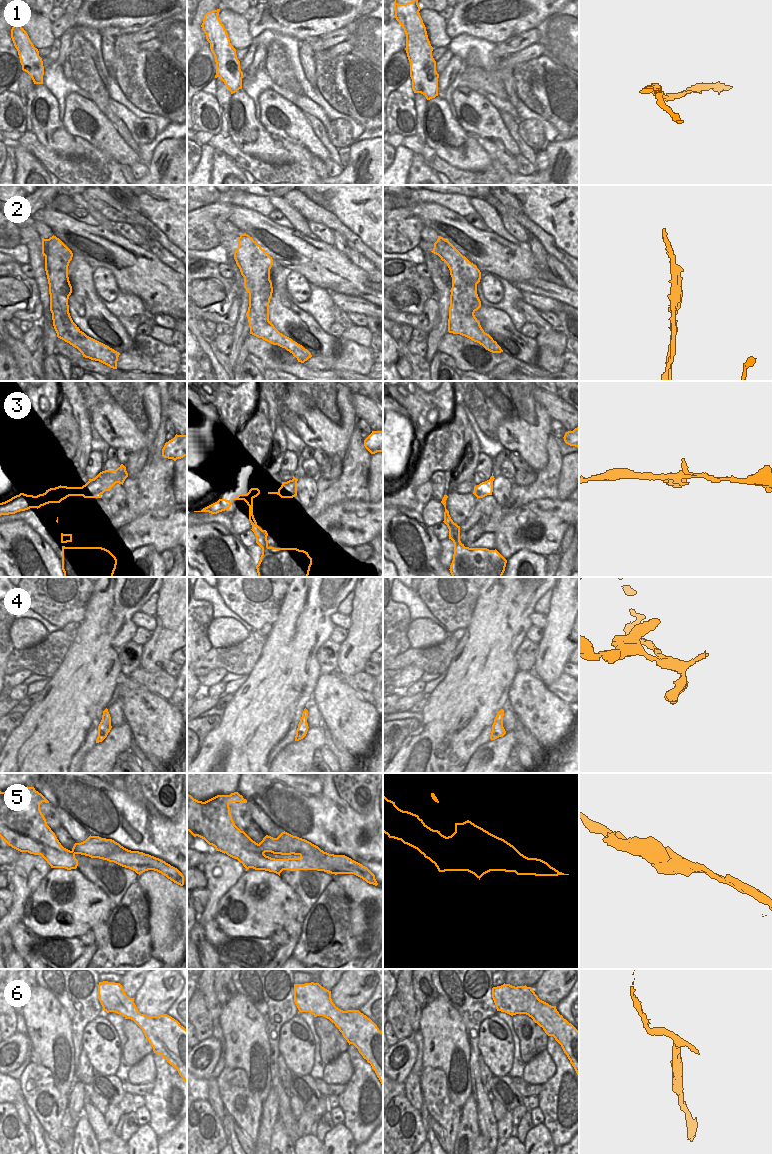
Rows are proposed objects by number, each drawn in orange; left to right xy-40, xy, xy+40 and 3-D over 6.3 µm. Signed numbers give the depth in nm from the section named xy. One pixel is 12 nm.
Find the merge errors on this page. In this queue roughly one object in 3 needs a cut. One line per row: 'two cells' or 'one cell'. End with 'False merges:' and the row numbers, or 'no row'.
1: two cells
2: two cells
3: one cell
4: one cell
5: two cells
6: one cell
False merges: 1, 2, 5

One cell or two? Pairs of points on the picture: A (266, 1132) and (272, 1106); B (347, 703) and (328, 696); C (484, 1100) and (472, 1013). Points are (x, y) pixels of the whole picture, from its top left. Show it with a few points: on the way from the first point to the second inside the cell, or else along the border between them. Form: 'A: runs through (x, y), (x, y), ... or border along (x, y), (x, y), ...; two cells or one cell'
A: runs through (266, 1126), (271, 1112); one cell
B: runs through (342, 703), (338, 703), (333, 698); one cell
C: runs through (475, 1078), (472, 1035); one cell

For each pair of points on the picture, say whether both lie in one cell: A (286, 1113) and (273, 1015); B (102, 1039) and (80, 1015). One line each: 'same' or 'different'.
A: same
B: different

